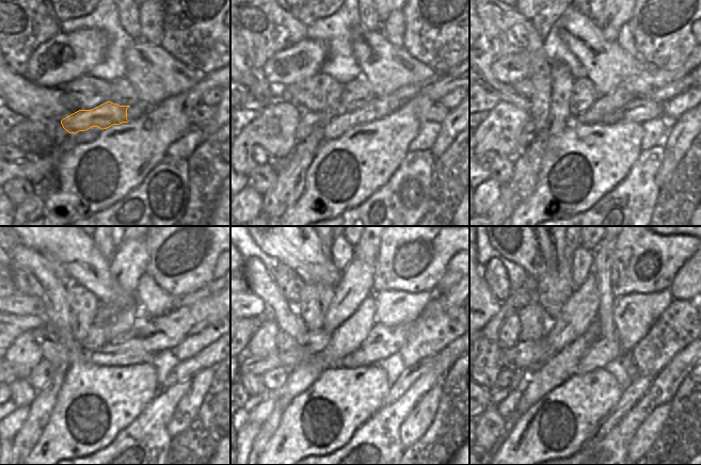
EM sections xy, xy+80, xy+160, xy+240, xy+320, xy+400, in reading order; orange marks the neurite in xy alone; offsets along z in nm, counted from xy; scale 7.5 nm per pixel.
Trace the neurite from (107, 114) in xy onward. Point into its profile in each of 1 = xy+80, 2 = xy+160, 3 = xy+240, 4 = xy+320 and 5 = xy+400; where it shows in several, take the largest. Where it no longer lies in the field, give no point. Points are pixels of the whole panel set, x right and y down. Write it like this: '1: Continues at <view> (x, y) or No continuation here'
1: Continues at xy+80 (308, 122)
2: Continues at xy+160 (529, 130)
3: Continues at xy+240 (40, 377)
4: Continues at xy+320 (273, 380)
5: Continues at xy+400 (504, 379).

